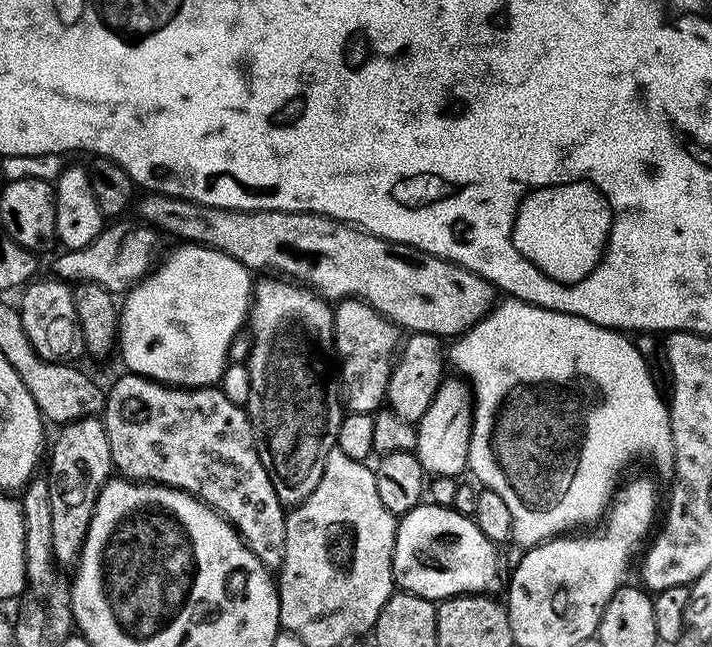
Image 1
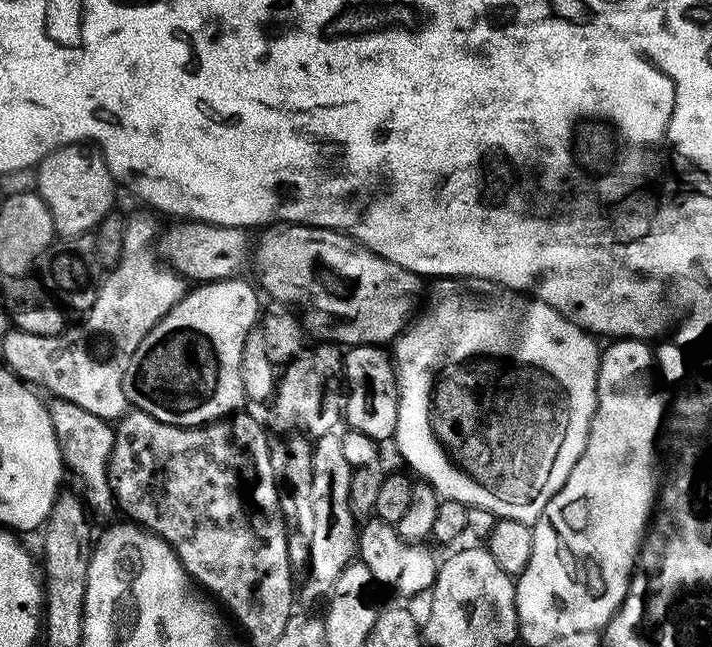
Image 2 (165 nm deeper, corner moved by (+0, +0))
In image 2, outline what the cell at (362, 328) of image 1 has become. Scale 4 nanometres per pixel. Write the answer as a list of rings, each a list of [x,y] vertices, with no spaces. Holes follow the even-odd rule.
[[[316,342],[292,360],[279,373],[276,391],[270,401],[272,416],[280,428],[305,428],[319,438],[328,432],[336,432],[342,424],[342,352],[331,342]]]

